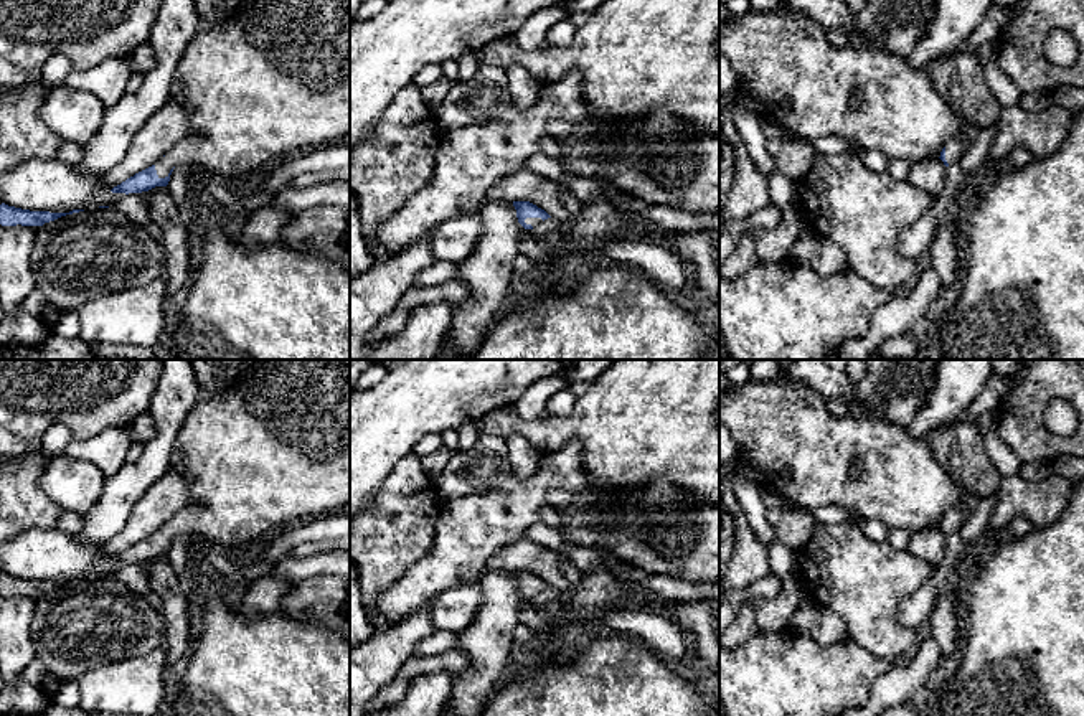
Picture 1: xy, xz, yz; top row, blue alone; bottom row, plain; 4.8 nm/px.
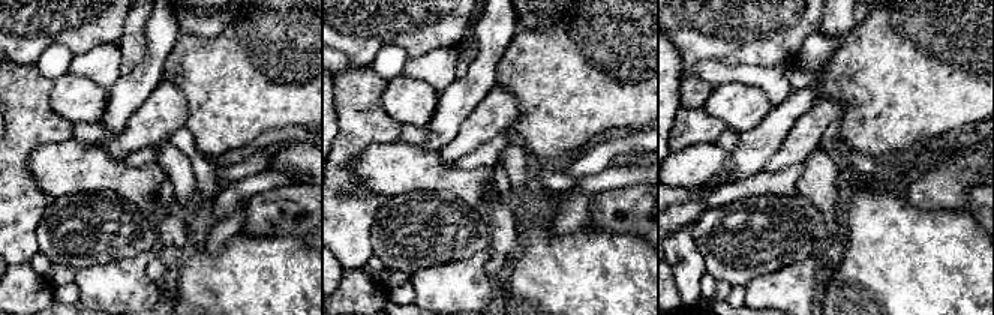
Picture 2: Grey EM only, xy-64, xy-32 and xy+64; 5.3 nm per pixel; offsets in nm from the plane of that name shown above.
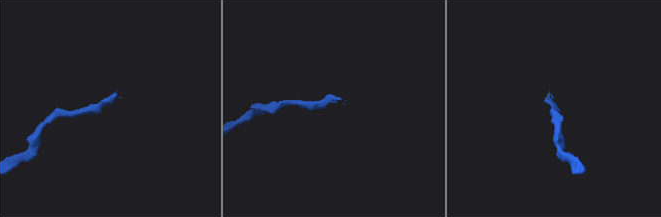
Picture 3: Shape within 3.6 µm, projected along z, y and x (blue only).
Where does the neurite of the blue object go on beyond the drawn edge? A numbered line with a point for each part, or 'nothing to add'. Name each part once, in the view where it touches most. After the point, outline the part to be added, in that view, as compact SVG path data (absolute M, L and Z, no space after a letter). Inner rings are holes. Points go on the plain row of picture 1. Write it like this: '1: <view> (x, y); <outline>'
1: xy (274, 449); M266 360L244 383L191 407L175 437L170 469L188 480L191 498L153 533L158 548L178 535L238 546L279 526L350 508L350 366L342 360Z

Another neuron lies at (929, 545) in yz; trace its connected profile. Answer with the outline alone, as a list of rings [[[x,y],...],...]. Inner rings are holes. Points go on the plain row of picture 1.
[[[927,528],[909,536],[907,551],[929,563],[934,571],[942,564],[945,549],[947,536],[940,528]]]

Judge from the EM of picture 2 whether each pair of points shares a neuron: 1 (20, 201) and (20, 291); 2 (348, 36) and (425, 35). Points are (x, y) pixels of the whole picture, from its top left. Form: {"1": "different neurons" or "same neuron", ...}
{"1": "different neurons", "2": "same neuron"}

